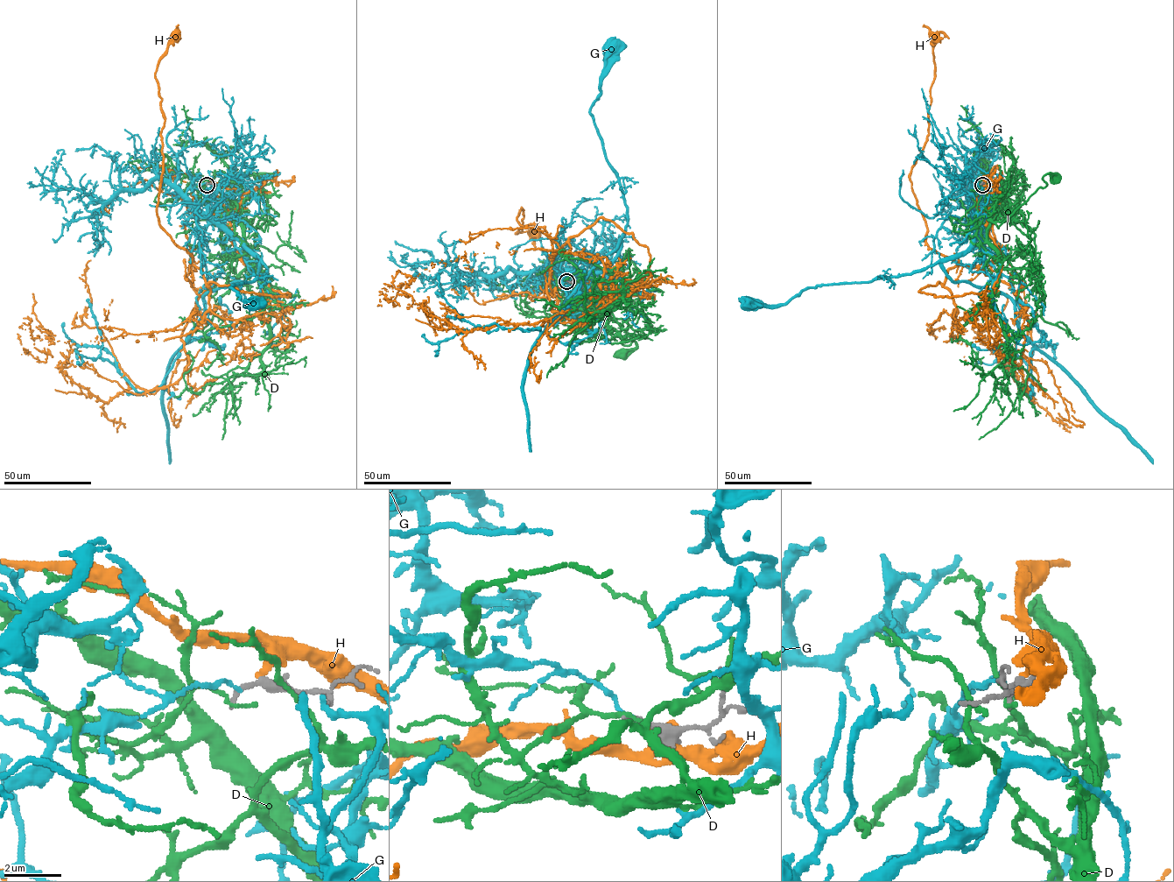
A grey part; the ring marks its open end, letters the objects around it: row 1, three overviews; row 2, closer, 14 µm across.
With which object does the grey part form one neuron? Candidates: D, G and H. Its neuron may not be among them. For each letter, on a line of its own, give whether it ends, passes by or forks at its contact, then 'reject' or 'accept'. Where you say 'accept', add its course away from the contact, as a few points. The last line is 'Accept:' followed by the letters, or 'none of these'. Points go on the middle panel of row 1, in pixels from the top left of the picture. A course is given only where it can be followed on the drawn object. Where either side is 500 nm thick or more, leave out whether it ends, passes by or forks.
D: it ends | reject
G: it ends | reject
H: it ends | reject
Accept: none of these

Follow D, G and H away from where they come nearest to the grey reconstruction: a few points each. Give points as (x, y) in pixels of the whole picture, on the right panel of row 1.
D: (982, 184), (989, 200), (1003, 213), (987, 217), (998, 228), (1047, 186), (1044, 175), (1055, 178)
G: (982, 183), (968, 192), (973, 241), (955, 257), (904, 275), (809, 287), (784, 303), (747, 305)
H: (983, 182), (996, 246), (985, 271), (929, 248), (911, 187), (928, 133), (934, 37)

